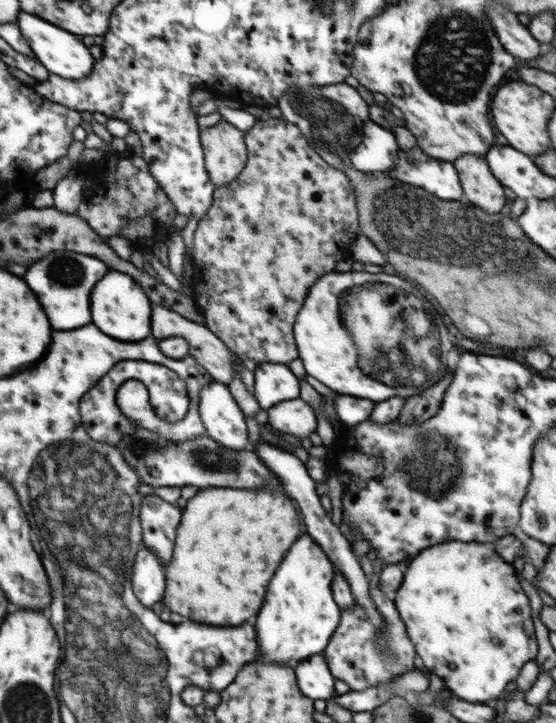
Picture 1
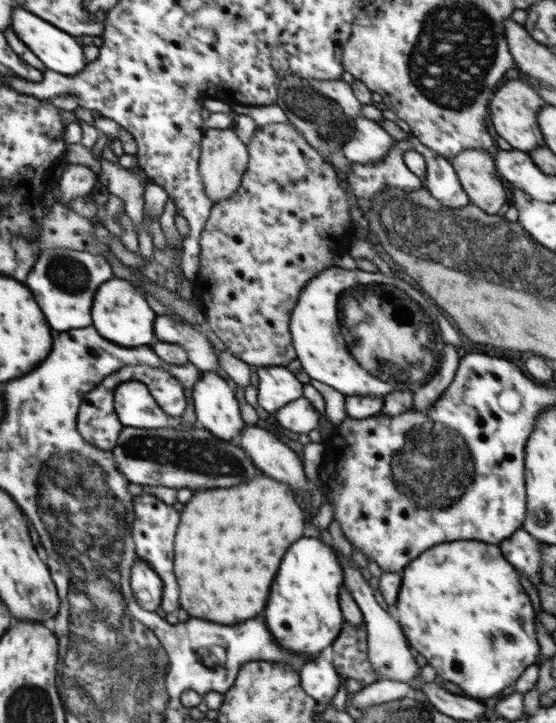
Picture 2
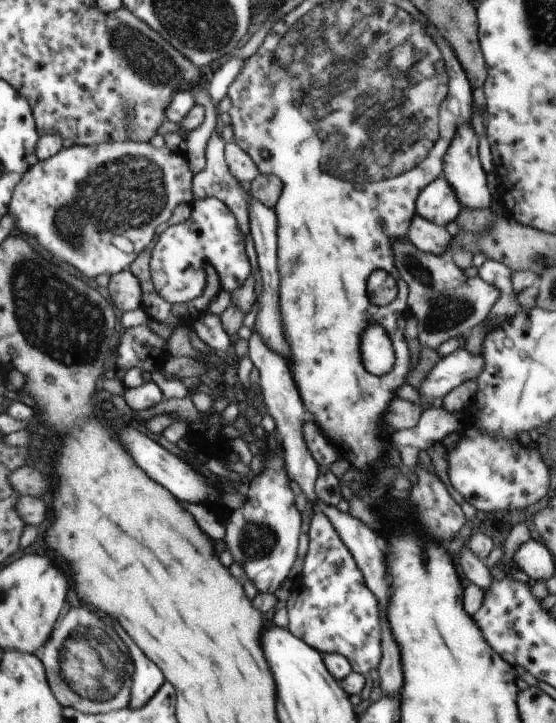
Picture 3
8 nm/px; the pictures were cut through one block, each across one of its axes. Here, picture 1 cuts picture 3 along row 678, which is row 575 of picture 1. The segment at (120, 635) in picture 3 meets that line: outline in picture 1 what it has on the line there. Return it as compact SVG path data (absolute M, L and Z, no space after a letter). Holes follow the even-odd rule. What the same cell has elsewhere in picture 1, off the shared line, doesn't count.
M143 545L134 559L130 587L136 598L147 607L163 600L165 571L160 559Z

